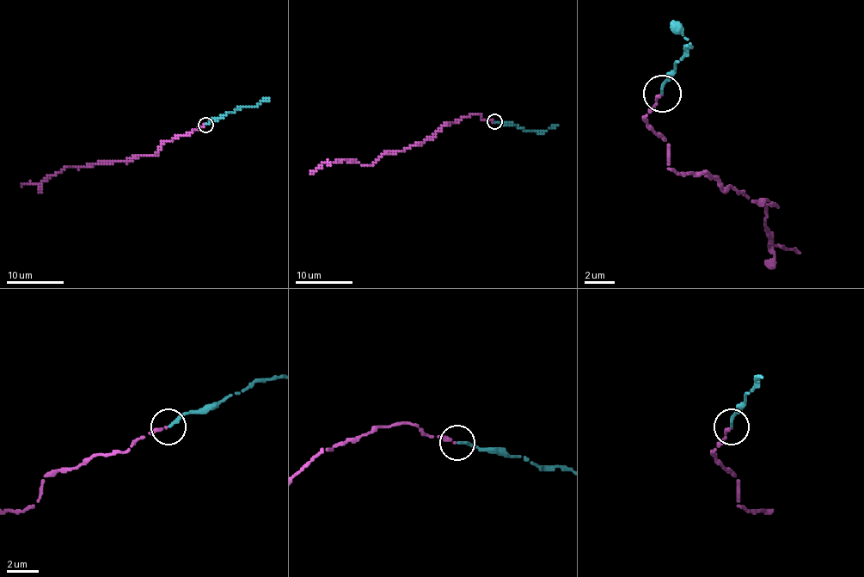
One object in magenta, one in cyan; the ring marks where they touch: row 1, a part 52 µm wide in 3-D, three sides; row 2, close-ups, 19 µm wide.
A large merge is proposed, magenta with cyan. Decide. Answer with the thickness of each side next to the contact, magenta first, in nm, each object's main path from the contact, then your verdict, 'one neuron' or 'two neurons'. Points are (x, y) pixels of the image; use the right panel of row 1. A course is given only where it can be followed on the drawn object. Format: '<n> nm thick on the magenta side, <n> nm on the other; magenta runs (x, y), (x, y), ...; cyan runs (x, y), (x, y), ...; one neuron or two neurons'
260 nm thick on the magenta side, 200 nm on the other; magenta runs (663, 93), (644, 119), (663, 138), (670, 168), (704, 171), (775, 205), (764, 205), (768, 246), (798, 254); cyan runs (663, 93), (666, 77), (685, 52), (693, 47), (670, 21); one neuron

